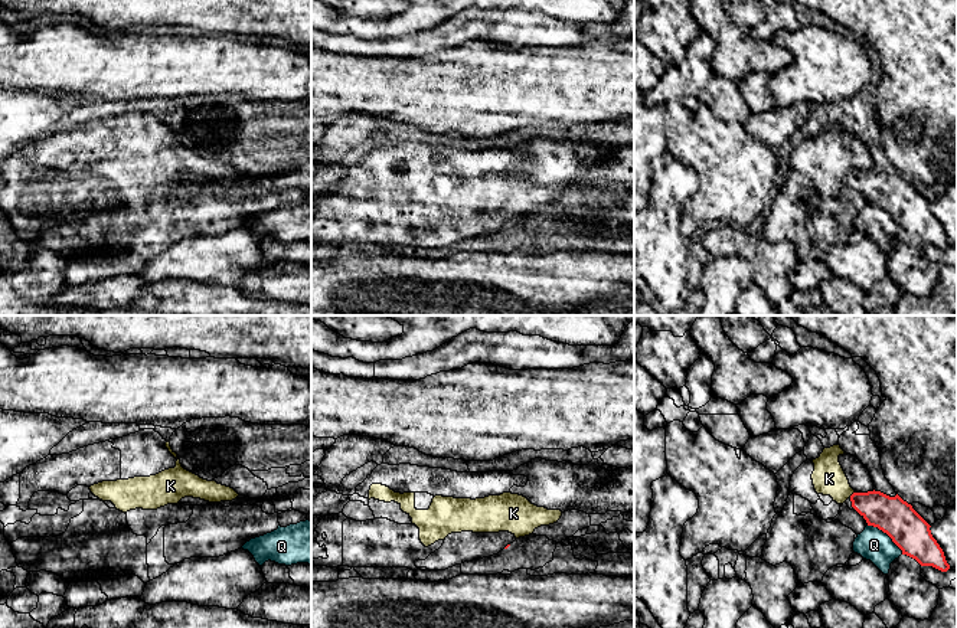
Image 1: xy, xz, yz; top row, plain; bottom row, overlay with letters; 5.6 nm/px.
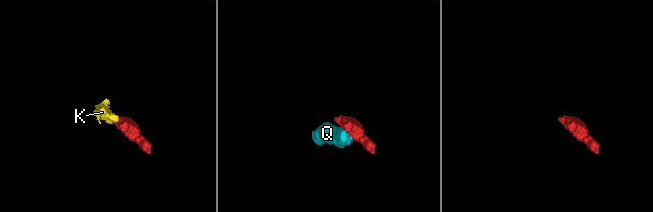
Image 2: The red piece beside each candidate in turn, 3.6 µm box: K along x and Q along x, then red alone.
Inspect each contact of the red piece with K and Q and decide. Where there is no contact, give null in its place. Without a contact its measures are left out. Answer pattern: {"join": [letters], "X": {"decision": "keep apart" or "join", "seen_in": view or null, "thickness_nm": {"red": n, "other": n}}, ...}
{"join": [], "K": {"decision": "keep apart", "seen_in": "yz", "thickness_nm": {"red": 200, "other": 190}}, "Q": {"decision": "keep apart", "seen_in": "yz", "thickness_nm": {"red": 220, "other": 180}}}

